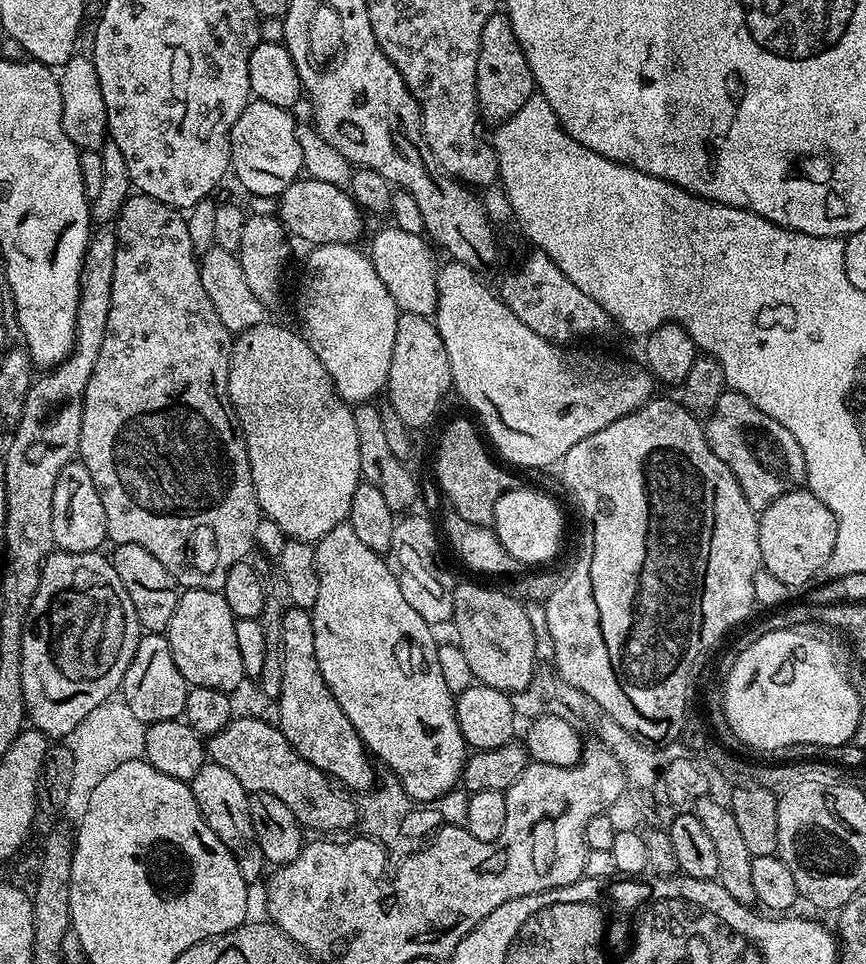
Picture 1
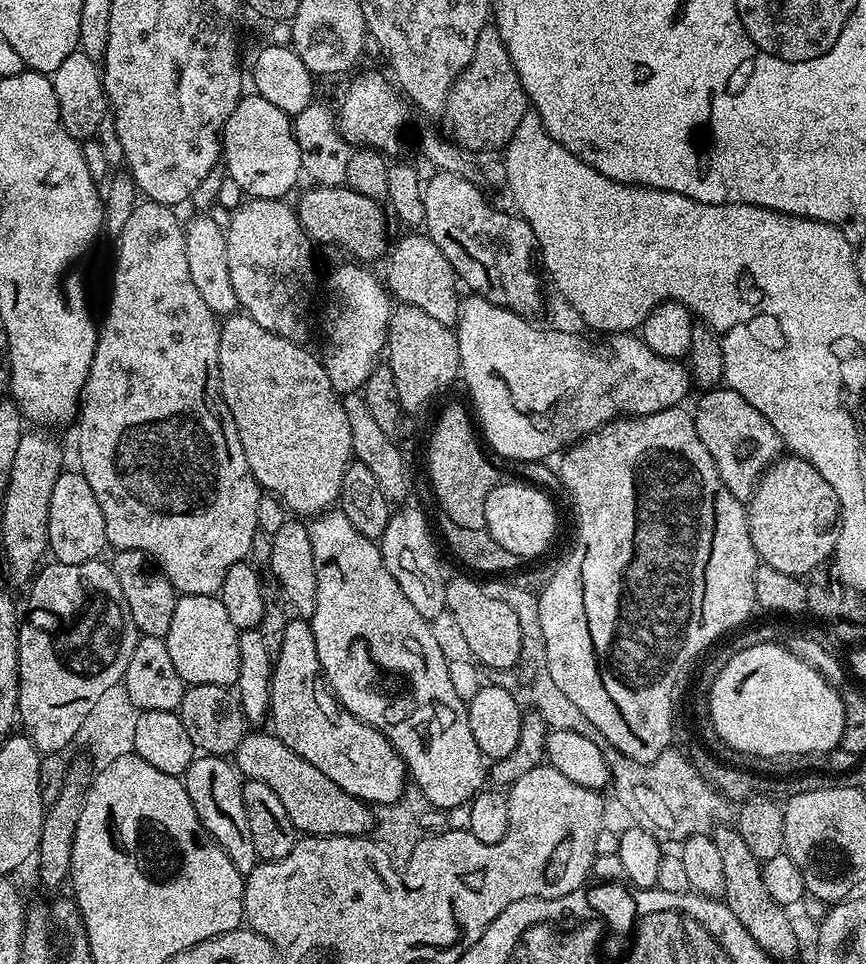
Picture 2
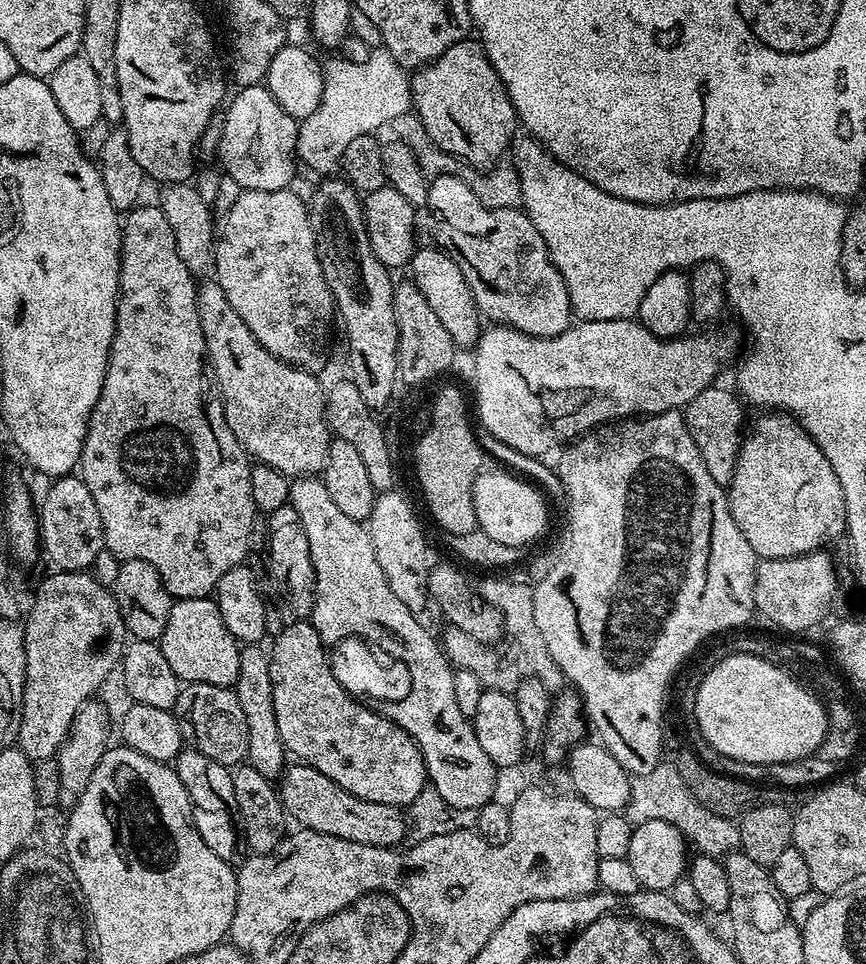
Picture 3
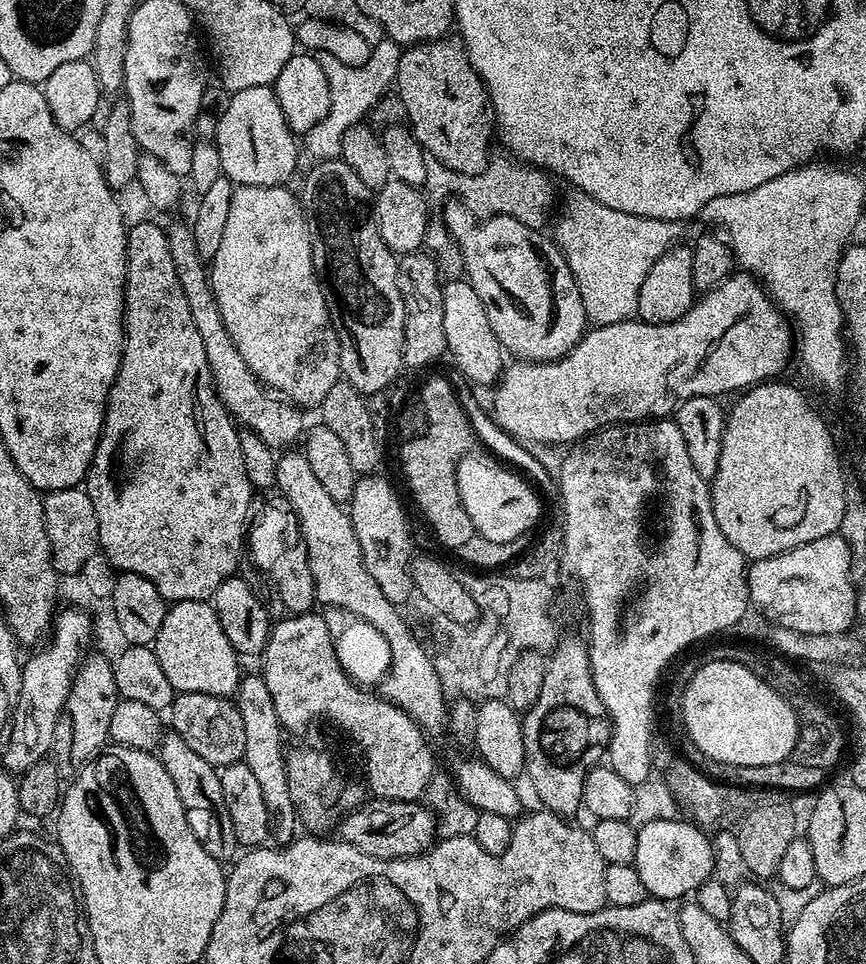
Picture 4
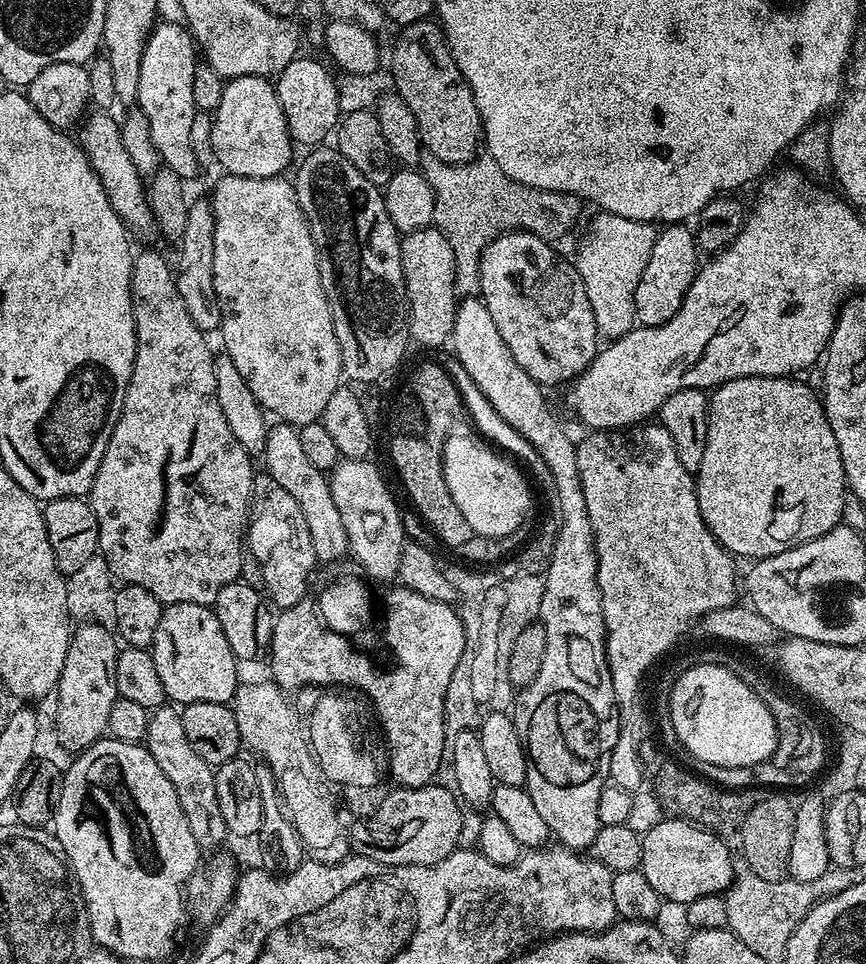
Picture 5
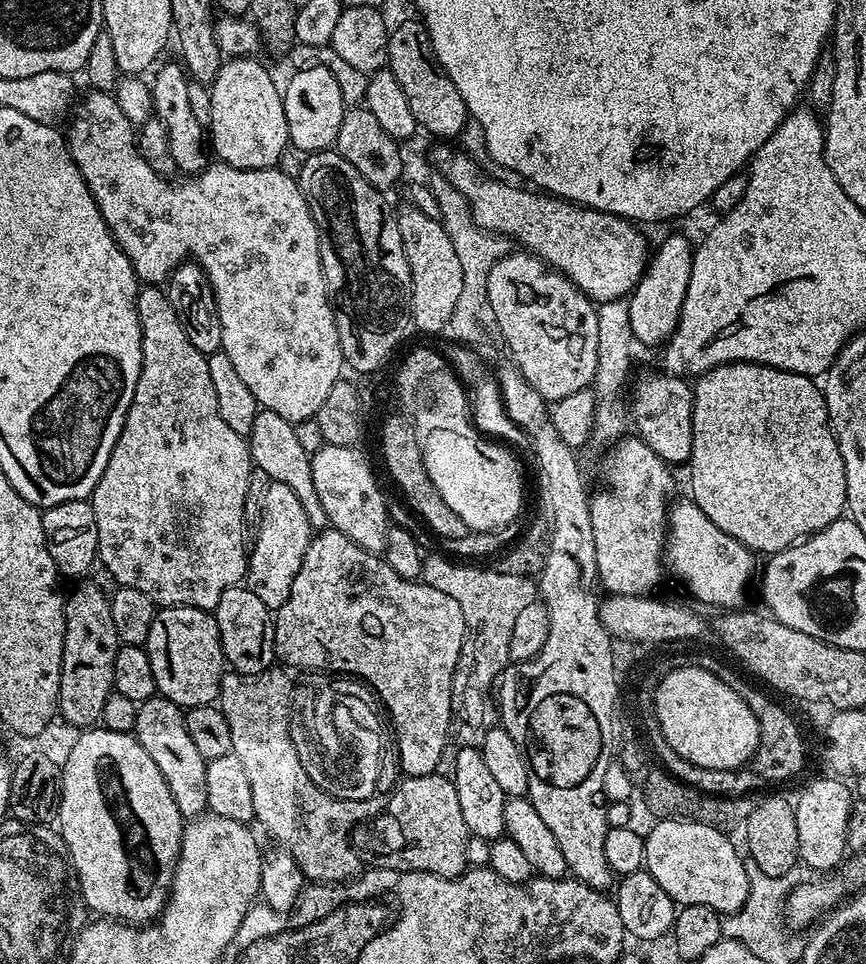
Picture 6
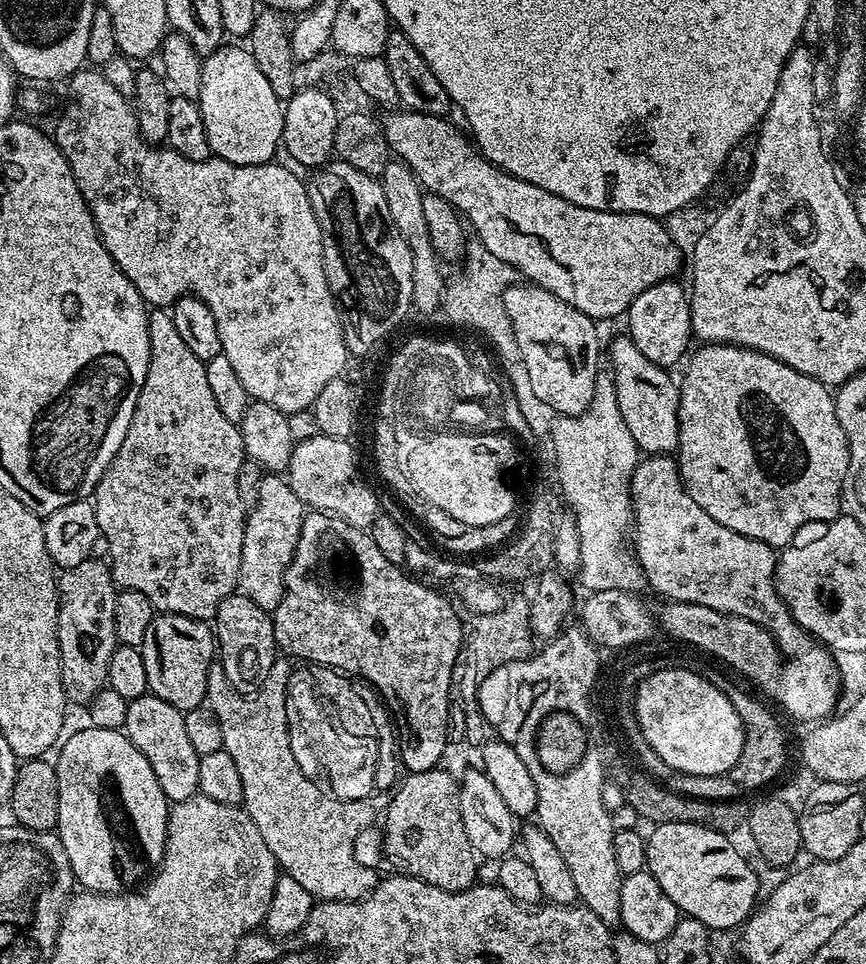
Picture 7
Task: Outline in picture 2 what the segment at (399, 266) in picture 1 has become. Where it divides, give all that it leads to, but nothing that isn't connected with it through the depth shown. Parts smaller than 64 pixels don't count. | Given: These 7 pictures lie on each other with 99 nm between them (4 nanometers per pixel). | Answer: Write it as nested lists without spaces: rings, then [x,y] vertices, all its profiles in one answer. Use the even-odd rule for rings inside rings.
[[[427,234],[404,236],[397,244],[395,241],[387,253],[387,260],[388,280],[386,276],[386,288],[393,297],[395,297],[394,295],[397,296],[395,299],[399,303],[418,306],[418,310],[430,314],[430,318],[434,318],[434,322],[442,322],[449,326],[455,325],[456,319],[460,316],[460,302],[462,299],[462,292],[456,289],[458,277],[456,271],[450,266],[450,262],[446,262],[446,254],[442,254],[442,250],[438,250],[438,246],[434,246],[434,242]]]

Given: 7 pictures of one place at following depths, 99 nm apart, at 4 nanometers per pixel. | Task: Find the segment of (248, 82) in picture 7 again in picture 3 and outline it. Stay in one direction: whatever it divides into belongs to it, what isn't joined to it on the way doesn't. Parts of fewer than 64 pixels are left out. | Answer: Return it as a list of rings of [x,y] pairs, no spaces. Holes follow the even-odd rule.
[[[263,83],[241,87],[237,96],[227,101],[228,113],[222,119],[222,138],[220,139],[219,163],[224,163],[223,171],[242,190],[278,190],[289,187],[293,182],[292,175],[298,169],[298,157],[296,155],[296,130],[297,121],[292,119],[282,106],[270,94],[270,90]]]

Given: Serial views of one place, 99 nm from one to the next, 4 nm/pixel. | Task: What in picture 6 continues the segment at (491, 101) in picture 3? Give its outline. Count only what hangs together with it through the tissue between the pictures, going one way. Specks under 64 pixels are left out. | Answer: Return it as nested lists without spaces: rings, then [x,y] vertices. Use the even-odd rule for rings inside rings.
[[[419,19],[404,20],[396,29],[394,27],[387,33],[388,35],[388,59],[386,67],[392,71],[394,78],[398,78],[398,86],[406,93],[406,102],[410,106],[410,111],[414,113],[417,125],[424,128],[436,138],[448,138],[444,136],[456,136],[464,128],[464,123],[469,123],[470,117],[466,110],[466,102],[462,102],[462,94],[458,94],[458,86],[450,82],[450,78],[442,70],[438,58],[434,54],[434,46],[430,42],[430,34],[424,29],[423,23]]]

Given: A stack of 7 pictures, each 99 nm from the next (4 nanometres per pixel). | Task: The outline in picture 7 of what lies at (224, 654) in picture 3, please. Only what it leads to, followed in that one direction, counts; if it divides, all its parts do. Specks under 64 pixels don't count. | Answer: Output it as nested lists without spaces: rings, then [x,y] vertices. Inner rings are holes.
[[[169,612],[153,615],[140,653],[142,662],[146,662],[146,682],[151,695],[170,702],[170,706],[183,713],[207,701],[206,674],[210,674],[210,666],[217,659],[218,645],[213,629],[205,621]]]

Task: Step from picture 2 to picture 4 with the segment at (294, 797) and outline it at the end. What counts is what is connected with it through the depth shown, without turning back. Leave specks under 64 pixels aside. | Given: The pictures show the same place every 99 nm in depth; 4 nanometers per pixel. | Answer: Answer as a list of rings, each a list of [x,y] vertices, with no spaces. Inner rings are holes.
[[[373,799],[347,813],[338,825],[339,839],[358,850],[383,860],[399,860],[401,856],[421,856],[438,839],[436,813],[415,800]]]

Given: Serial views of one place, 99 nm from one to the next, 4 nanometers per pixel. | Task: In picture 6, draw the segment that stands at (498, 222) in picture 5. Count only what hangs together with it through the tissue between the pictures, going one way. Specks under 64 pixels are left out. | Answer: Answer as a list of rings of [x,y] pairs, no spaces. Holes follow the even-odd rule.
[[[405,151],[402,170],[403,179],[411,182],[426,182],[429,190],[438,198],[438,217],[441,226],[446,230],[450,242],[454,242],[454,251],[458,254],[458,263],[462,266],[462,294],[458,294],[458,300],[490,300],[488,293],[488,275],[492,267],[504,256],[508,255],[510,248],[506,246],[505,237],[497,236],[494,232],[488,232],[484,228],[479,228],[472,217],[472,205],[442,173],[437,172],[432,167],[432,161],[427,155],[419,156],[416,152]]]

